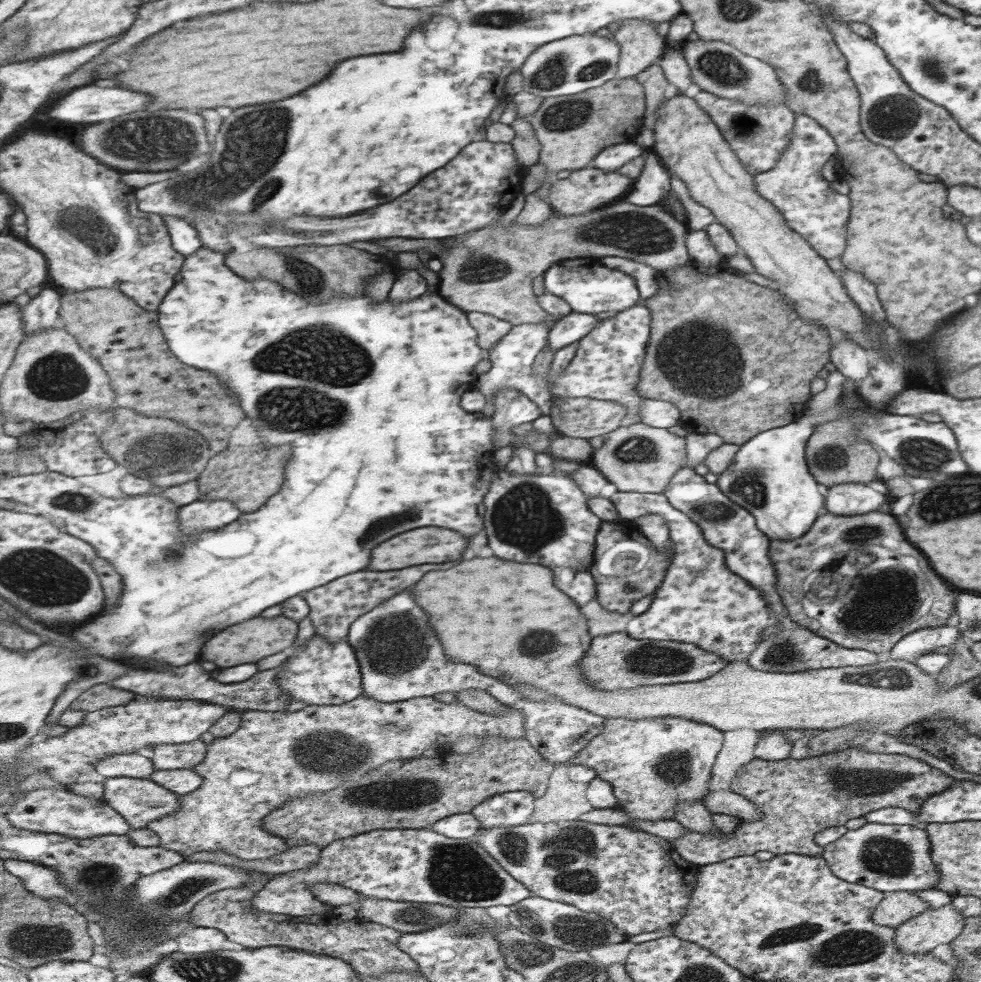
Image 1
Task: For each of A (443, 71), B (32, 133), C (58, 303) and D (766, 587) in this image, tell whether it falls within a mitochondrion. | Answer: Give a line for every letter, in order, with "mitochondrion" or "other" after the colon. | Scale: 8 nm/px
A: other
B: other
C: other
D: mitochondrion

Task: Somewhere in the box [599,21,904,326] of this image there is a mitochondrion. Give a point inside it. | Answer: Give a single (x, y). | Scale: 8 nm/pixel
(726, 71)

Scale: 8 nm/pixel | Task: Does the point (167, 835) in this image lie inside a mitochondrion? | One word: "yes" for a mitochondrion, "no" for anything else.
no

